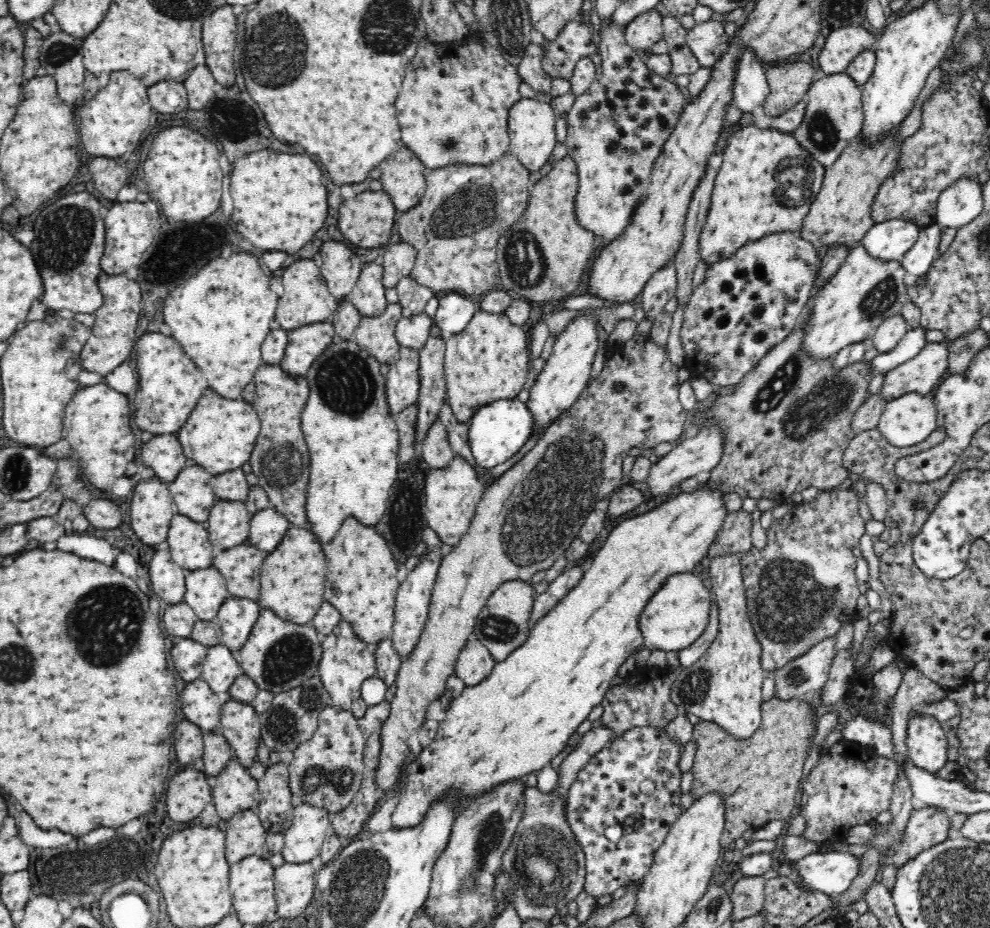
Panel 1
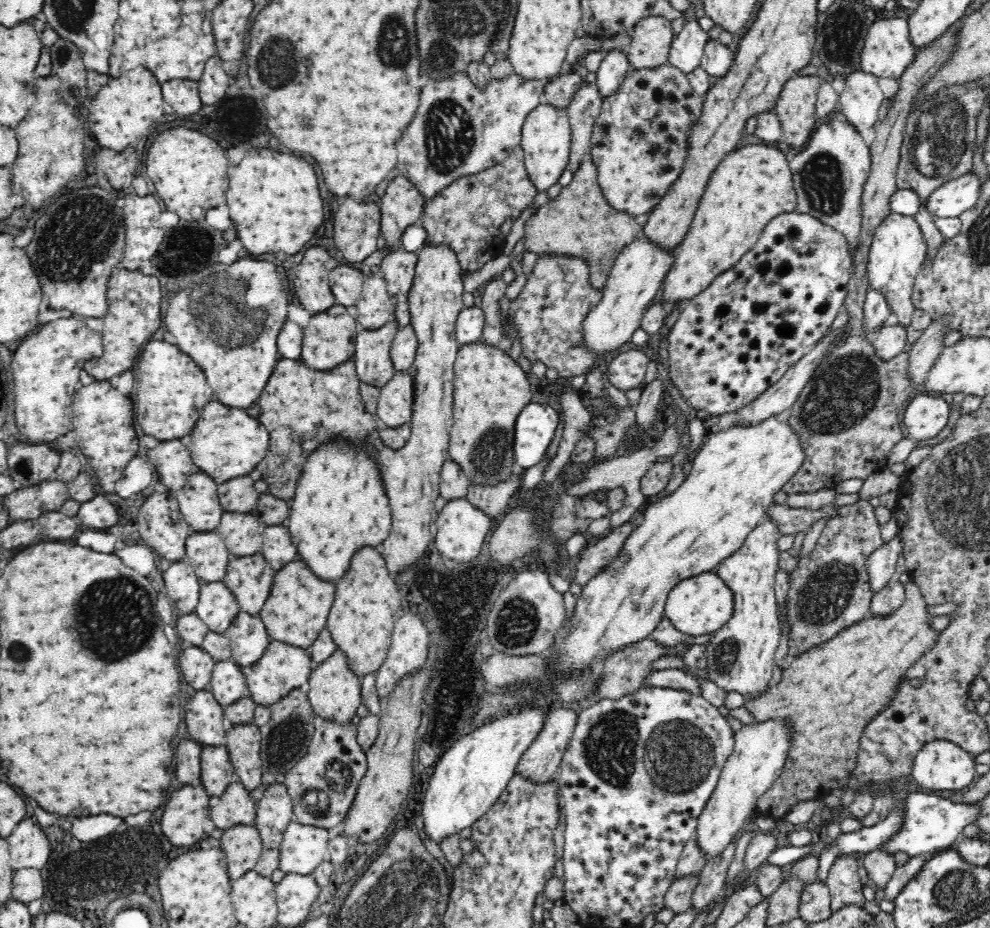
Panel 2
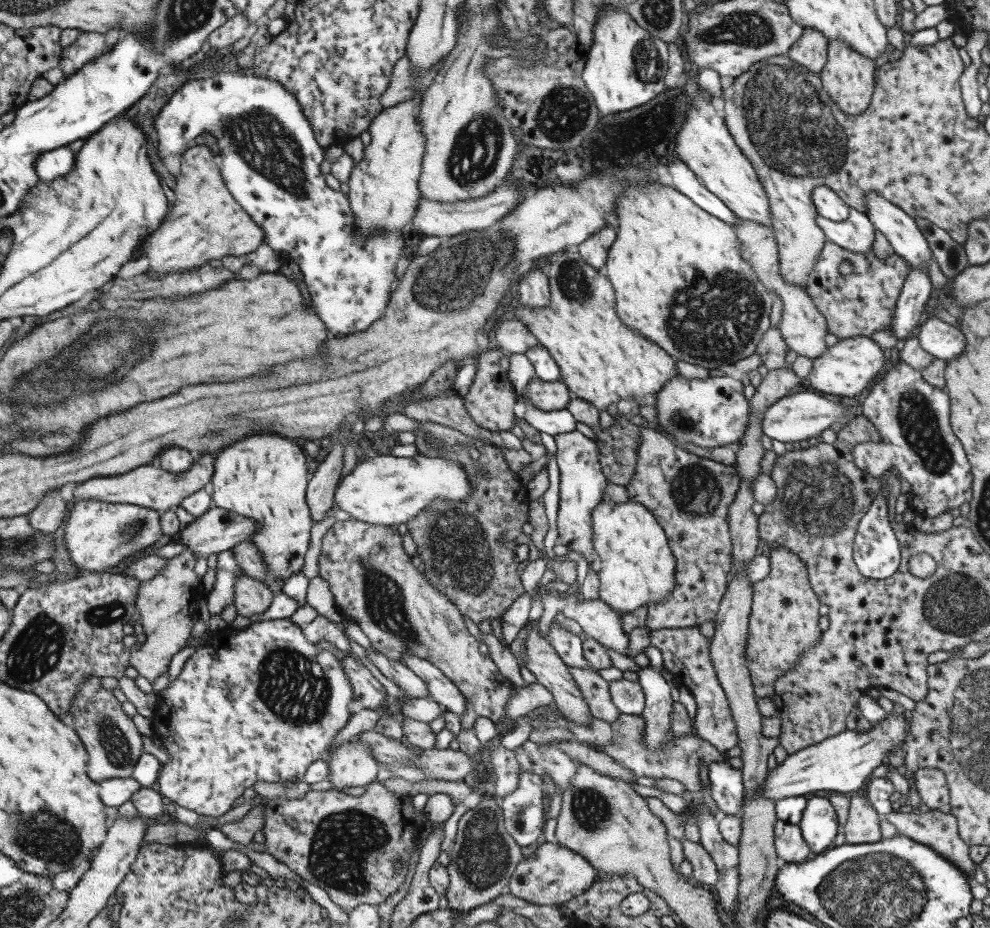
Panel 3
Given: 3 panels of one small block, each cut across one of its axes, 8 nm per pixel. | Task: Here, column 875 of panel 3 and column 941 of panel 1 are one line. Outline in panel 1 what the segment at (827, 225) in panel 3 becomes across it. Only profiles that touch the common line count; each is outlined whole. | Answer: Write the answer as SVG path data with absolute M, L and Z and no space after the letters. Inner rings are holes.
M935 222L922 228L914 246L900 259L909 278L922 278L928 273L932 261L940 250L940 238L942 238L942 227Z

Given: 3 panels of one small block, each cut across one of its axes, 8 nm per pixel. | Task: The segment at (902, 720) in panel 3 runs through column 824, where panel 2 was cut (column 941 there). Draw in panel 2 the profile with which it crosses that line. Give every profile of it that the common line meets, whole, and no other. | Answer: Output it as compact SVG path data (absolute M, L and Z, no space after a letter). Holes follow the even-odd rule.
M933 740L926 743L916 756L912 776L921 788L959 791L974 780L974 756L956 743Z

